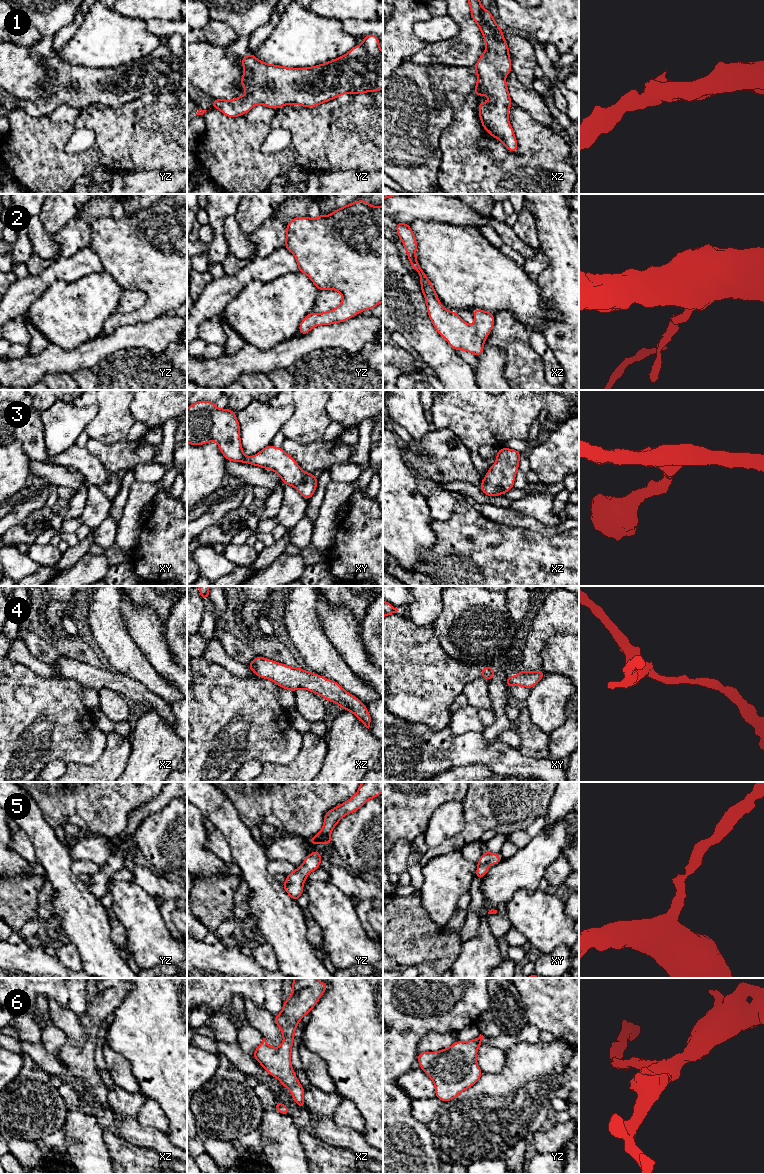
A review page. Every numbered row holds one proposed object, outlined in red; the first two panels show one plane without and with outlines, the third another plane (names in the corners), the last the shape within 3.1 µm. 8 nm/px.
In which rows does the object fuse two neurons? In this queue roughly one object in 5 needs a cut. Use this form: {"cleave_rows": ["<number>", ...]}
{"cleave_rows": []}

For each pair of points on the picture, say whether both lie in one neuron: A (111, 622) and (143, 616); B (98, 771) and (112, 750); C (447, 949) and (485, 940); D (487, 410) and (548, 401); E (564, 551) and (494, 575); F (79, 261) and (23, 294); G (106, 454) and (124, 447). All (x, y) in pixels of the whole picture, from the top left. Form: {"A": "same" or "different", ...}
{"A": "different", "B": "same", "C": "different", "D": "same", "E": "same", "F": "same", "G": "same"}

